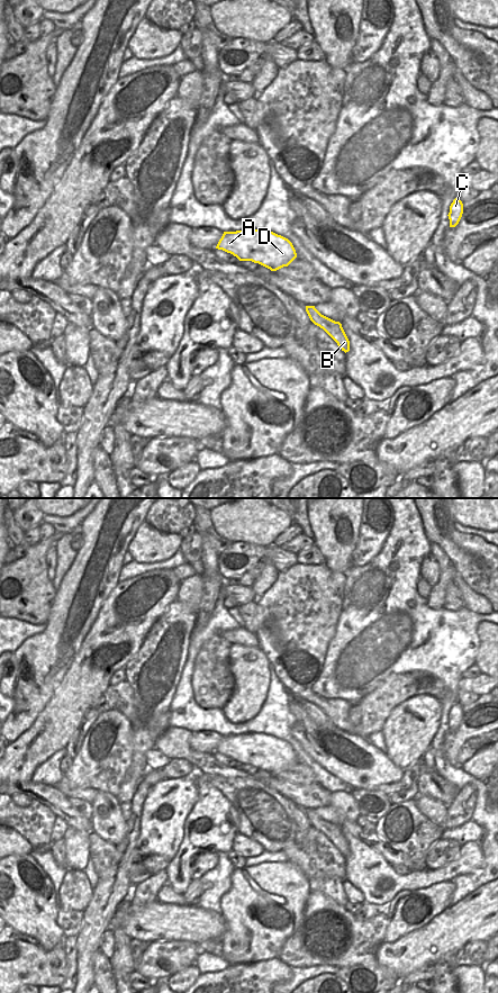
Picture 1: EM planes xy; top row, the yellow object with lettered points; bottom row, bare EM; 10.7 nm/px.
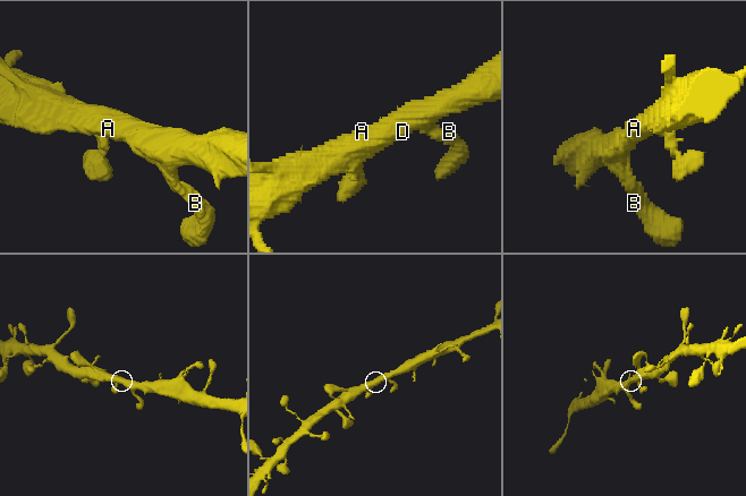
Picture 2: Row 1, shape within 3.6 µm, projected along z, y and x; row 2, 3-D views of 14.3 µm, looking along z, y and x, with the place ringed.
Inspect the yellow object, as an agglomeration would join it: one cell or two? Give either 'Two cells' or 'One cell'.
One cell.

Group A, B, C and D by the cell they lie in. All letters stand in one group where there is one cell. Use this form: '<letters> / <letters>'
A B C D

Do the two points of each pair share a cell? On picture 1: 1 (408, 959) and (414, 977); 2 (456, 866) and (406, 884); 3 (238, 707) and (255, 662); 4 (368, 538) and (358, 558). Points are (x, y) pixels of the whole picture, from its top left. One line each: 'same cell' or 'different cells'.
1: different cells
2: same cell
3: same cell
4: same cell

